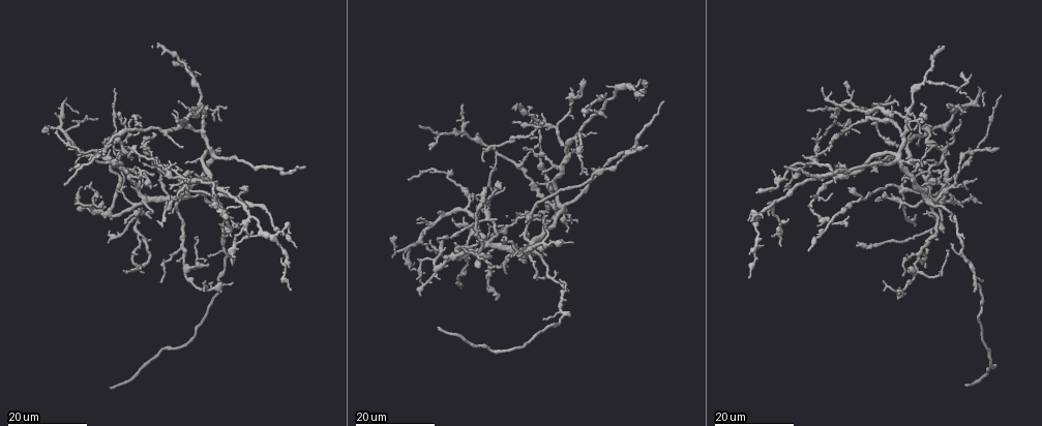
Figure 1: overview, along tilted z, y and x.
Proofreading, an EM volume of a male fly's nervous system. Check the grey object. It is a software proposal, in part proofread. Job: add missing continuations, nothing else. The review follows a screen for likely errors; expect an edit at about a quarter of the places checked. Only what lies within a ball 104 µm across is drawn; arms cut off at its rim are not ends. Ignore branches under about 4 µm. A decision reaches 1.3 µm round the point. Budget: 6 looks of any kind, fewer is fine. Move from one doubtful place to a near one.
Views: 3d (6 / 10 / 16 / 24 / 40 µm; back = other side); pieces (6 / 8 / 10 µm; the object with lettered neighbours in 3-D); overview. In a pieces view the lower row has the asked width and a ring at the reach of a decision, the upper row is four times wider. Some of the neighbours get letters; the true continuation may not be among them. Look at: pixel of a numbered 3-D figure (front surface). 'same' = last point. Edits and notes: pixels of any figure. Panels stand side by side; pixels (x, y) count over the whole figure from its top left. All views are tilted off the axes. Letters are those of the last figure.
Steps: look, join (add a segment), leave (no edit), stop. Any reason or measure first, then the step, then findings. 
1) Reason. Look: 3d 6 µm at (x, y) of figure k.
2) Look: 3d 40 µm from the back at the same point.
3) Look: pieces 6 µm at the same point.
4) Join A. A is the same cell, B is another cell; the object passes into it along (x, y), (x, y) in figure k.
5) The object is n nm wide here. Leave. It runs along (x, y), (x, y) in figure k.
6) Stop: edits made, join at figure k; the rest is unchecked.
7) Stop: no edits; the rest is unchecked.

An open end. Look: 3d 16 µm at (471, 193) of figure 1.

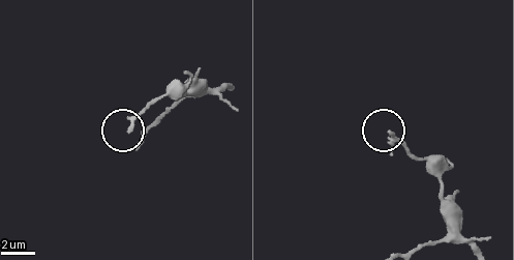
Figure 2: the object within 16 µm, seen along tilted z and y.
Look: pieces 10 µm at (390, 130) of figure 2.

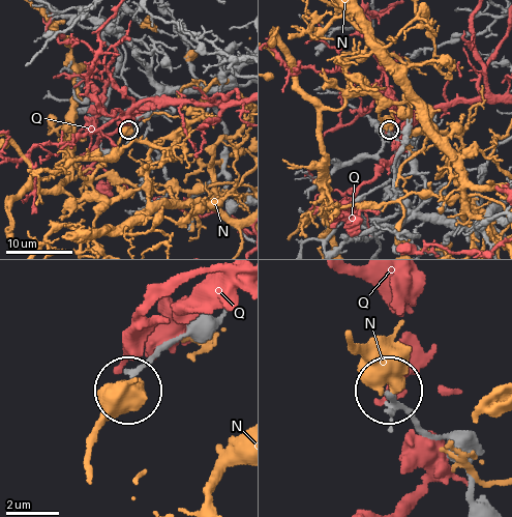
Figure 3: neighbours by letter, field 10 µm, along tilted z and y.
Leave. N and Q are other cells; it runs along (474, 496), (464, 463), (424, 431), (391, 390) in figure 3; no lettered segment goes on from it.

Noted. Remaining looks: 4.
Long arm stops here. Look: 3d 24 µm at (142, 269) of figure 1.

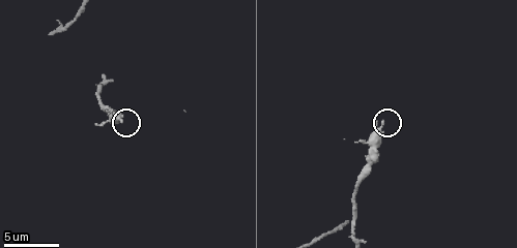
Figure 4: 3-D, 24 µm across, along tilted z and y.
Look: pieces 6 µm at (121, 119) of figure 4.

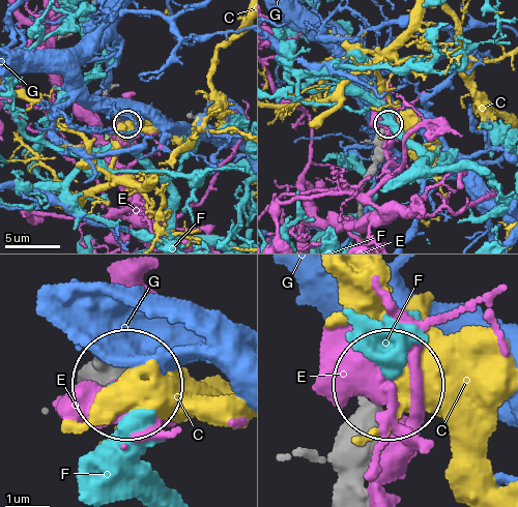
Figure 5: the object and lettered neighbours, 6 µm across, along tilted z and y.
Leave. C, E, F and G are other cells; none of them fits.

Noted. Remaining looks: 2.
Stop: no edits; the rest is unchecked.

